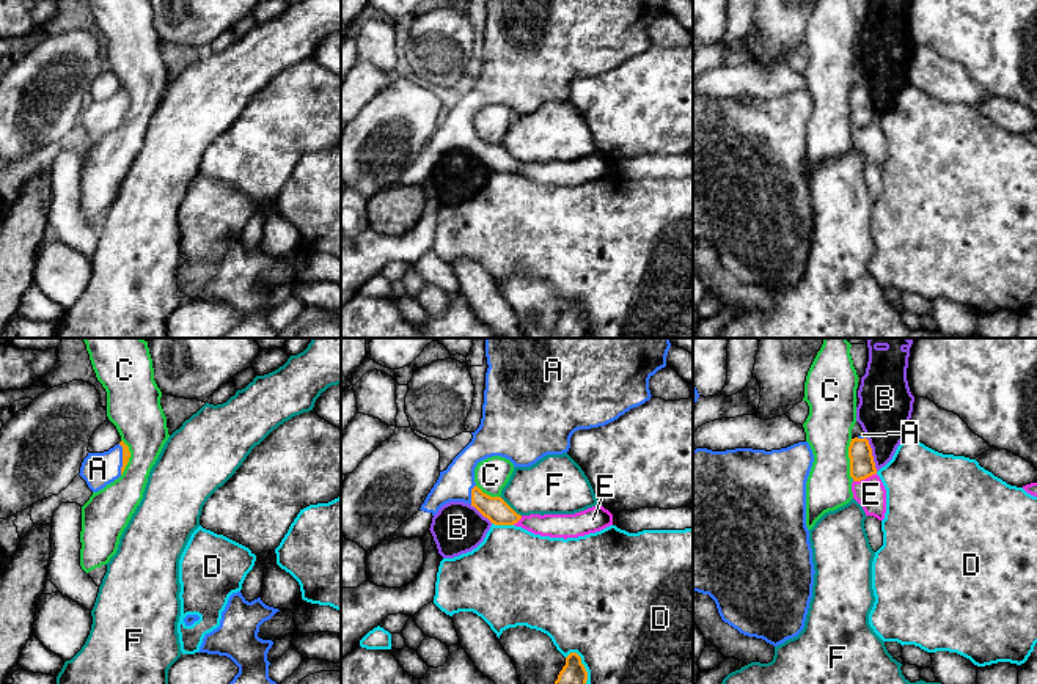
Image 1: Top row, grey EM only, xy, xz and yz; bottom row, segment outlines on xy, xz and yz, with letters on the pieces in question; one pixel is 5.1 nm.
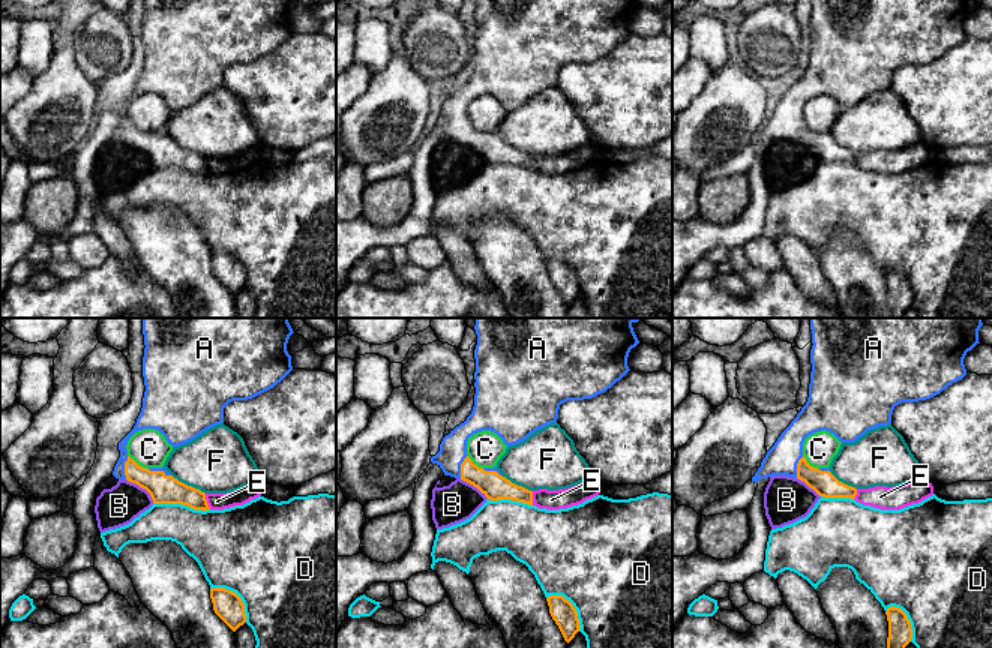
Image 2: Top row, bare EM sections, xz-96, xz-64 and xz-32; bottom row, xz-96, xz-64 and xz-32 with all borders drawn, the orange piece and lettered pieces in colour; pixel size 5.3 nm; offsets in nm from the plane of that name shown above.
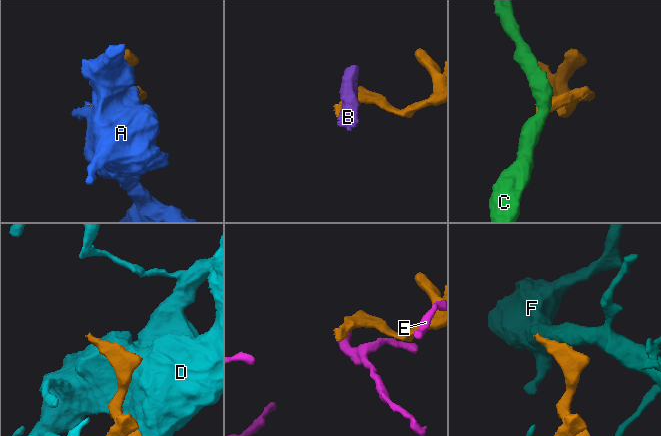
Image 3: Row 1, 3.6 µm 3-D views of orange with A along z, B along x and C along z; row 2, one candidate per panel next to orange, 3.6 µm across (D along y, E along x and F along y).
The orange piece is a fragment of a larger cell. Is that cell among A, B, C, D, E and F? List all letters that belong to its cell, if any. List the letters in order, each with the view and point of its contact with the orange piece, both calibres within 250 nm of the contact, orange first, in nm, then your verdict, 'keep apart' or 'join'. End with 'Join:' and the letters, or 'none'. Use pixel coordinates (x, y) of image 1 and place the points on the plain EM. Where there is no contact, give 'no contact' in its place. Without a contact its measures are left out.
A: meets orange in xy at (123, 107); 50 nm thick on the orange side, 180 nm on the other; join
B: meets orange in yz at (871, 102); 130 nm thick on the orange side, 280 nm on the other; keep apart
C: meets orange in yz at (849, 104); 130 nm thick on the orange side, 240 nm on the other; keep apart
D: meets orange in xz at (583, 315); 170 nm thick on the orange side, 480 nm on the other; keep apart
E: meets orange in yz at (864, 126); 130 nm thick on the orange side, 160 nm on the other; keep apart
F: meets orange in xz at (509, 154); 120 nm thick on the orange side, 280 nm on the other; keep apart
Join: A

